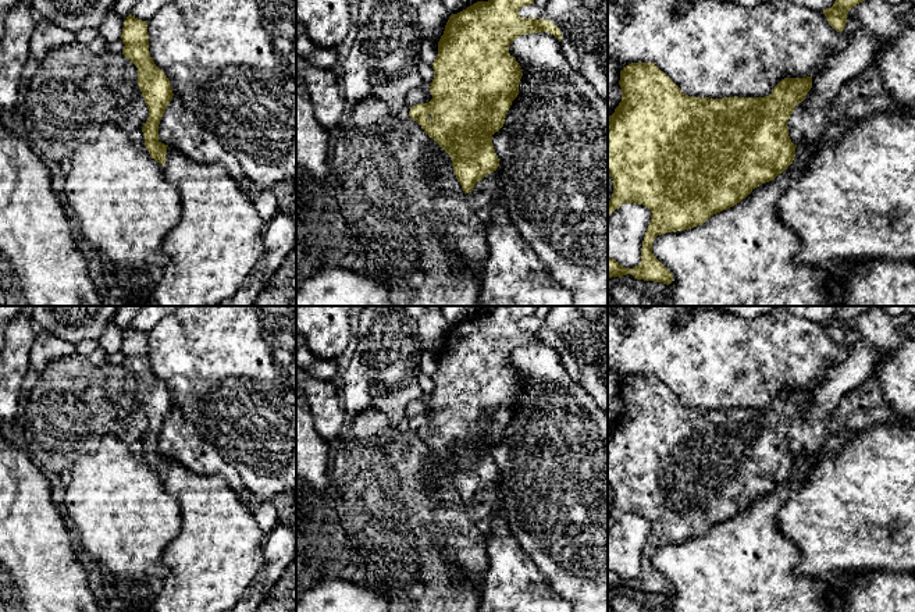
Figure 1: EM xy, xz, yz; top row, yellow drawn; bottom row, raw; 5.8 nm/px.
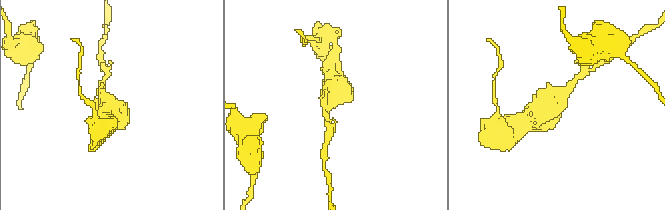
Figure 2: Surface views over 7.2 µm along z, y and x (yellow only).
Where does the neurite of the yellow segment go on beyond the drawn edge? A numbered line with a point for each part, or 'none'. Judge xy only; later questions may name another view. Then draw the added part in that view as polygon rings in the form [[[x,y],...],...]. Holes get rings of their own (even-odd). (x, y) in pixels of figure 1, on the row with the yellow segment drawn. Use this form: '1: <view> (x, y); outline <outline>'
none

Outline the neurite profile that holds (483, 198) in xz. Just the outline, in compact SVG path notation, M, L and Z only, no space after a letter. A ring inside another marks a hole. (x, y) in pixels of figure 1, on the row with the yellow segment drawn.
M494 171L477 182L471 192L466 193L466 202L481 221L488 225L491 210L496 203L502 202L501 193L502 185L496 171Z

